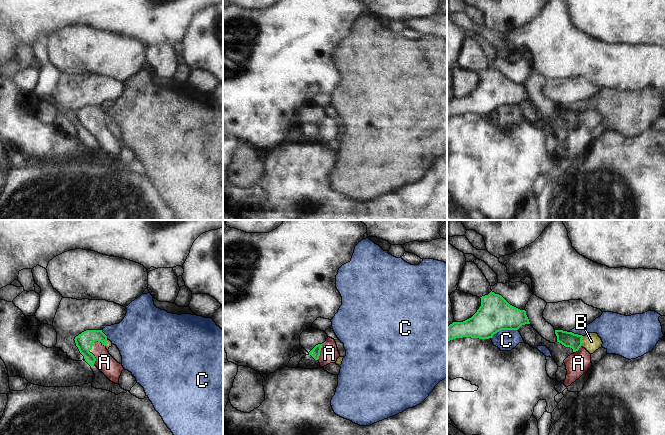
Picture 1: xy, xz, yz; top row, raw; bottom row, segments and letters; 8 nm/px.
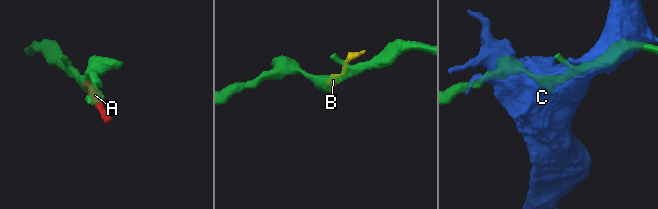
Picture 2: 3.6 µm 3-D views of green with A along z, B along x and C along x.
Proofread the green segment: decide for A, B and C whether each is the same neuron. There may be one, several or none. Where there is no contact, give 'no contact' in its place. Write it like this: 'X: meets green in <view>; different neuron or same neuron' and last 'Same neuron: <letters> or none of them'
A: meets green in xy; same neuron
B: meets green in yz; different neuron
C: meets green in yz; different neuron
Same neuron: A

